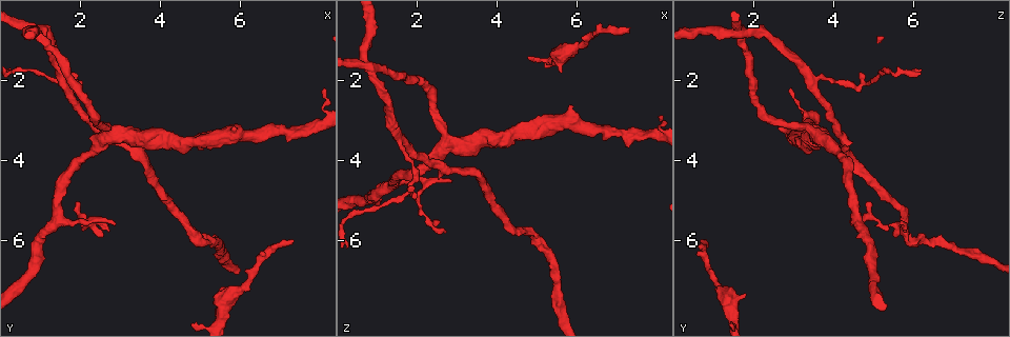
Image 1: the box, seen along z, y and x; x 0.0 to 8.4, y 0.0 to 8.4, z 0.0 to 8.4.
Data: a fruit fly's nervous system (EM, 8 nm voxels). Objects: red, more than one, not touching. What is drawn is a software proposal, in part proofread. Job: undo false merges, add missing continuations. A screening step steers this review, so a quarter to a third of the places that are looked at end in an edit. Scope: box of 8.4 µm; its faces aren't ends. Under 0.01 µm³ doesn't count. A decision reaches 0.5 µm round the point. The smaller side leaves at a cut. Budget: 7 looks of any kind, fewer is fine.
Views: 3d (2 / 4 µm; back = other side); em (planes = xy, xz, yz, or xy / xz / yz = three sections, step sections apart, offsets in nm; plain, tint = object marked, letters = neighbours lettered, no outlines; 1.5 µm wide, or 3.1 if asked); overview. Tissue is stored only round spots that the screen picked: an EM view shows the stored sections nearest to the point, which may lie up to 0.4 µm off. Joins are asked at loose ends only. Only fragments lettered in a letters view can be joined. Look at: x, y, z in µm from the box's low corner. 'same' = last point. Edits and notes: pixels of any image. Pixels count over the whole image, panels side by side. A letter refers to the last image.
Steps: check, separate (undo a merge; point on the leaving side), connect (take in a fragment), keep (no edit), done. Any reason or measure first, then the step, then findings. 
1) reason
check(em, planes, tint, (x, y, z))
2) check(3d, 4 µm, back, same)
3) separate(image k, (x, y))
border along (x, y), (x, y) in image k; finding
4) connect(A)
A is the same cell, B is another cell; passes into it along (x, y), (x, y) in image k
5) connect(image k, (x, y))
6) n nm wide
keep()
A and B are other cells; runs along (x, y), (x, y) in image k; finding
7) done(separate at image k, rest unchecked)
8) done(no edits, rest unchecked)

touches itself
check(3d, 4 µm, (0.70, 0.80, 1.60))

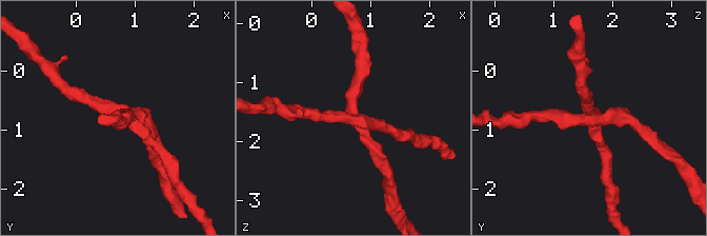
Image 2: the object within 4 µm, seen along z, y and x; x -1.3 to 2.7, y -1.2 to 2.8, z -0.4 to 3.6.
3 arms; arms of 180, 180, 220 nm; need the tissue
check(em, planes, plain, (0.75, 0.80, 1.65))

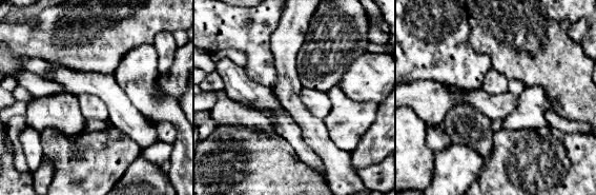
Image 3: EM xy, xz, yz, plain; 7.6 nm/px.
what lies round it
check(em, planes, letters, same)

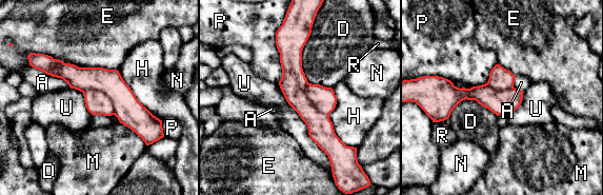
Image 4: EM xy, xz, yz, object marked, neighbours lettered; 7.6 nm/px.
separate(image 4, (97, 102))
A, D, E, H, M, N, P, R and U are other cells; the part that leaves runs along (295, 33), (294, 92), (328, 152) in image 4; a second cell is stuck on

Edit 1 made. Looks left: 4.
see it whole again
check(overview)

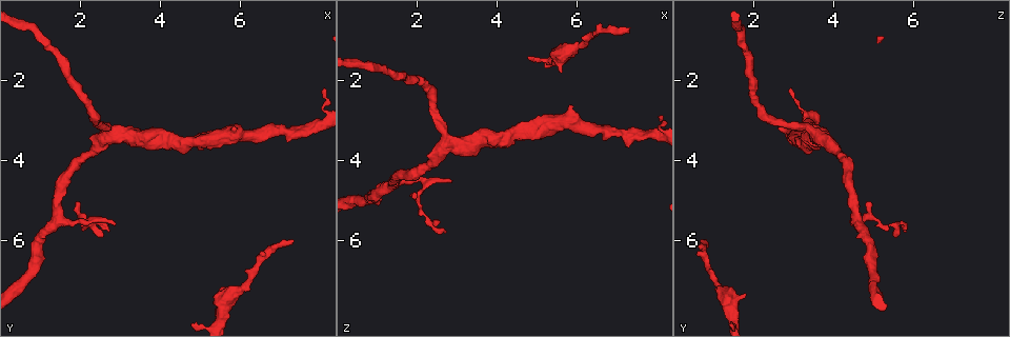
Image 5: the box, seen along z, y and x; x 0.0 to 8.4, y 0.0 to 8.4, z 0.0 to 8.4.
tapers out
check(3d, 4 µm, (7.30, 5.95, 0.75))

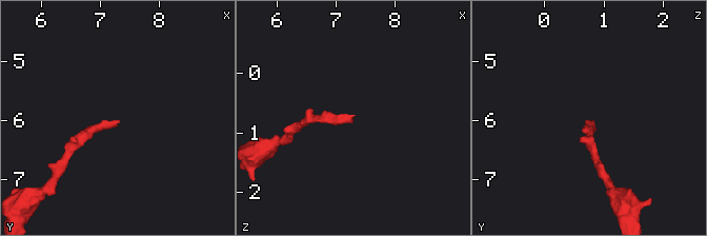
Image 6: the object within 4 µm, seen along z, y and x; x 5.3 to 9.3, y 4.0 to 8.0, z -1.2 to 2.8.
check(em, xy, step 8, letters, (7.30, 5.95, 0.70))

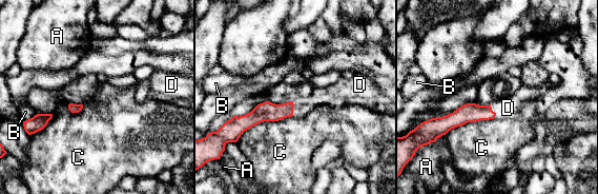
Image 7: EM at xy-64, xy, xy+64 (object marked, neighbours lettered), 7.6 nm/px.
check(em, planes, letters, same)

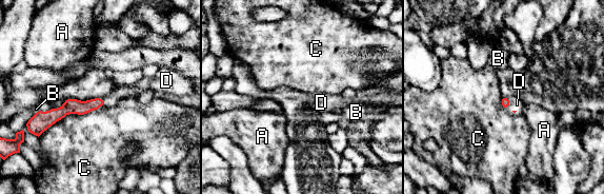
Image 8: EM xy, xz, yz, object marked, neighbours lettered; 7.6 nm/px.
C touches over 500 nm
connect(D)
D is the same cell, A, B and C are other cells; it goes on there

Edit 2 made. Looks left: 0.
done(separate at image 4, connect at image 8, rest unchecked)

